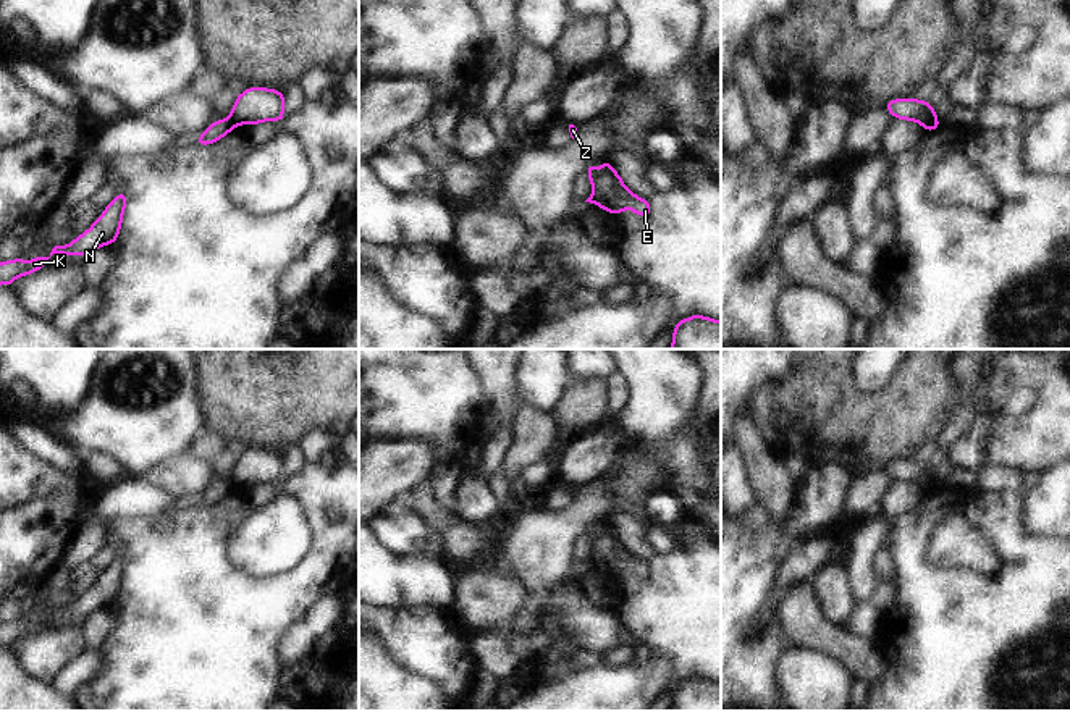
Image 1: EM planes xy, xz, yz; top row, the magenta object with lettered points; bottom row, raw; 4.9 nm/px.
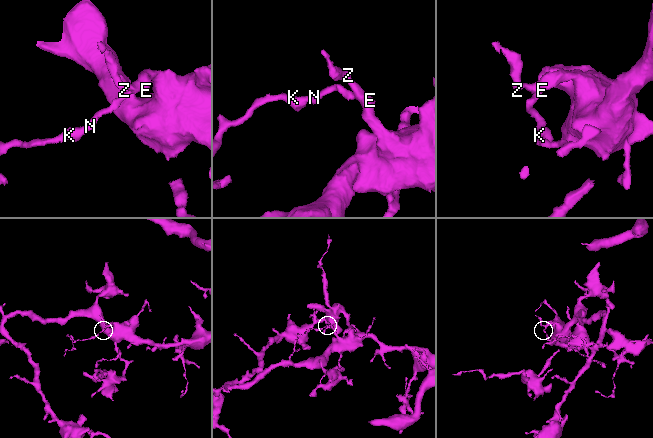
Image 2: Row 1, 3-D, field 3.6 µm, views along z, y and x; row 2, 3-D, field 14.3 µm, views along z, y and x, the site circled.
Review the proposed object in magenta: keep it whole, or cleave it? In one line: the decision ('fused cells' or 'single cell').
fused cells

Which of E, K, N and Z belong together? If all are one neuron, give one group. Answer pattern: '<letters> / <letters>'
E Z / K N

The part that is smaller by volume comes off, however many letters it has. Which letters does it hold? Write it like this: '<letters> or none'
K, N

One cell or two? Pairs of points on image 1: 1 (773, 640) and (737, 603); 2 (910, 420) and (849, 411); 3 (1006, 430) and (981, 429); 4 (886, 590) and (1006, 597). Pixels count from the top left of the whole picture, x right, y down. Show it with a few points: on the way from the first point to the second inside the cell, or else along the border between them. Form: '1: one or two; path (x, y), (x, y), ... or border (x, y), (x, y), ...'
1: one; path (755, 647), (747, 647), (737, 637), (737, 621)
2: one; path (896, 420), (863, 420)
3: two; border (978, 416), (988, 419), (988, 432), (983, 441)
4: two; border (896, 579), (896, 605), (883, 616)

